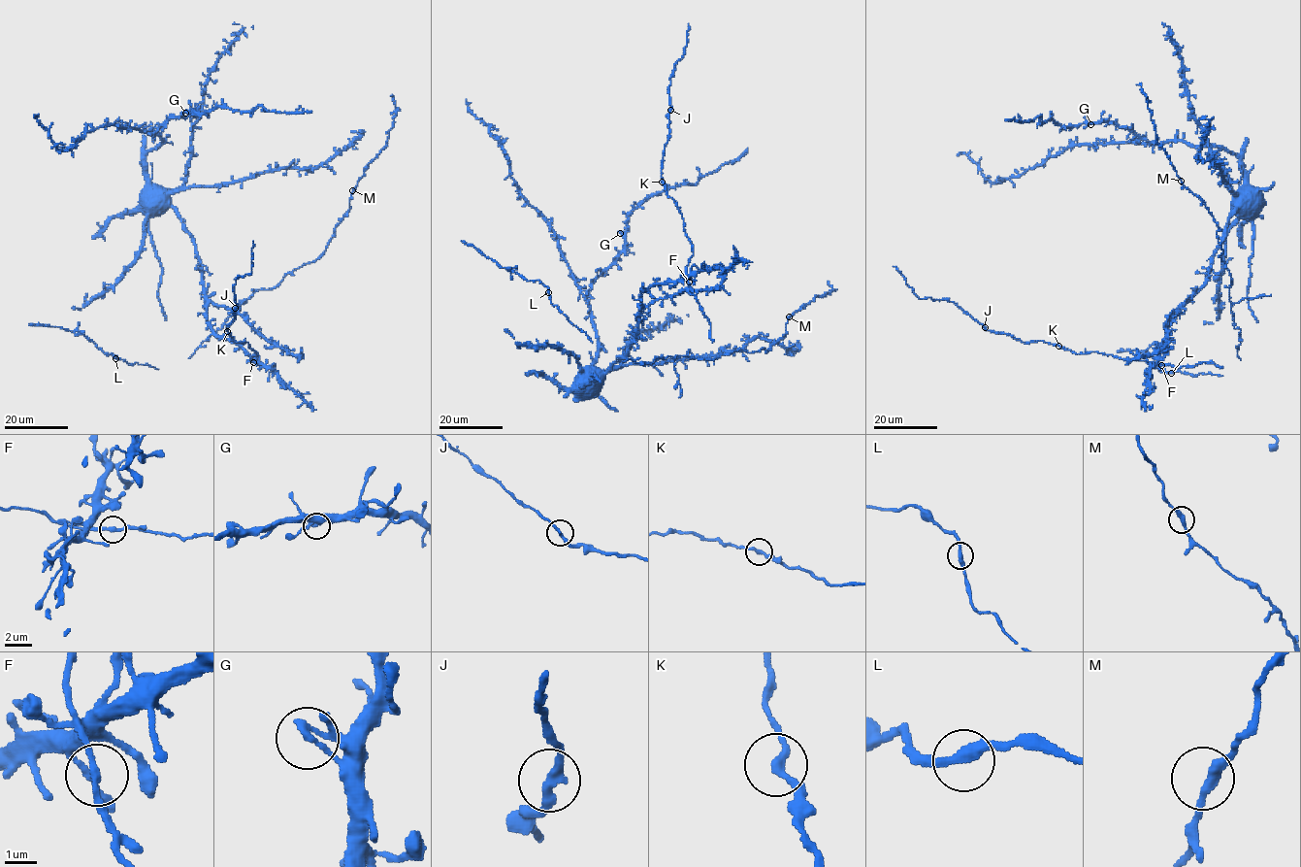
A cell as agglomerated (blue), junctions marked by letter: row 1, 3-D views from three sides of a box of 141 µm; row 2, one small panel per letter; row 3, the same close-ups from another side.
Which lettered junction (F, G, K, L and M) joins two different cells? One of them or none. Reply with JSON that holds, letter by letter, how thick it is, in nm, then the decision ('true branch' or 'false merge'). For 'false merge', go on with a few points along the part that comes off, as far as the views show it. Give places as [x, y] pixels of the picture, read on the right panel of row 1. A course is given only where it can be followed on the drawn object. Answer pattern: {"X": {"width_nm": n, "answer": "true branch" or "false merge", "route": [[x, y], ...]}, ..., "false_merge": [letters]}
{"F": {"width_nm": 220, "answer": "true branch"}, "G": {"width_nm": 200, "answer": "true branch"}, "K": {"width_nm": 260, "answer": "true branch"}, "L": {"width_nm": 320, "answer": "true branch"}, "M": {"width_nm": 320, "answer": "true branch"}, "false_merge": []}

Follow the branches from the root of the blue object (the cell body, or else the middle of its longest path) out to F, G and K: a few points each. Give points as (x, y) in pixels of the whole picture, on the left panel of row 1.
F: (150, 192), (157, 194), (175, 210), (190, 235), (200, 263), (209, 325), (218, 336), (238, 344), (253, 362)
G: (150, 192), (146, 155), (163, 143), (157, 133), (152, 133), (167, 120), (185, 113)
K: (150, 192), (175, 210), (190, 235), (209, 325), (251, 360), (257, 352), (227, 331)

